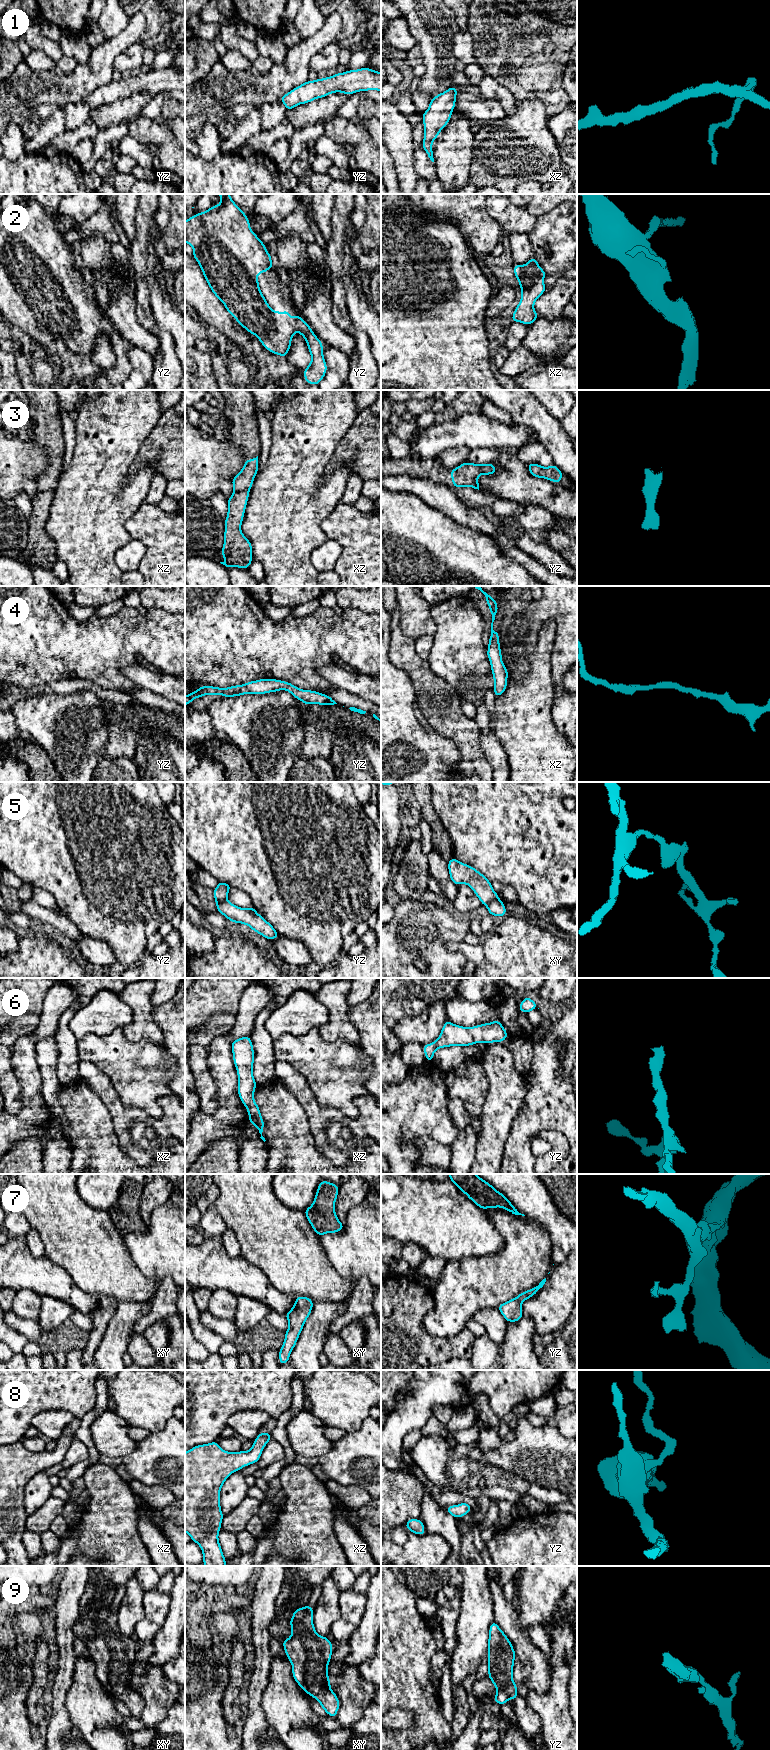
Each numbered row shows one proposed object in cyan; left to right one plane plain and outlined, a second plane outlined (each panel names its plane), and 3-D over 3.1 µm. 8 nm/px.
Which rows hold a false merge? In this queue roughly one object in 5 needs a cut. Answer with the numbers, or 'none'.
5

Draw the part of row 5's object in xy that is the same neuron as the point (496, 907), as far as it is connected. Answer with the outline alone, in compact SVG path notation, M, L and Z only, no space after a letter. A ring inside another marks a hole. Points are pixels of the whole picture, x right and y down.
M493 900L486 905L490 915L494 916L506 916L506 907L501 900Z

